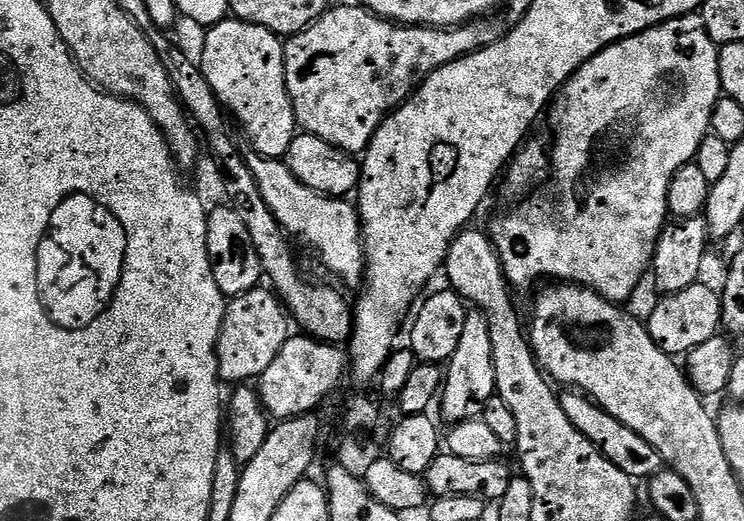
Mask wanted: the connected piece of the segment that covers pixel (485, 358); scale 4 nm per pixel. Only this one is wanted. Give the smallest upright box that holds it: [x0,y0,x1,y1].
[438,311,496,422]

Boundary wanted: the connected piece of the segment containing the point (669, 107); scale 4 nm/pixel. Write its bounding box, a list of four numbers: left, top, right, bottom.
[490,14,722,302]

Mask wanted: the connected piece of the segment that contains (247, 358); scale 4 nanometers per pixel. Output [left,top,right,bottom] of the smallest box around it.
[216,286,290,386]

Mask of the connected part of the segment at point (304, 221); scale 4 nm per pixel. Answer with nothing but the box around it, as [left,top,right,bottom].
[247,154,366,285]

